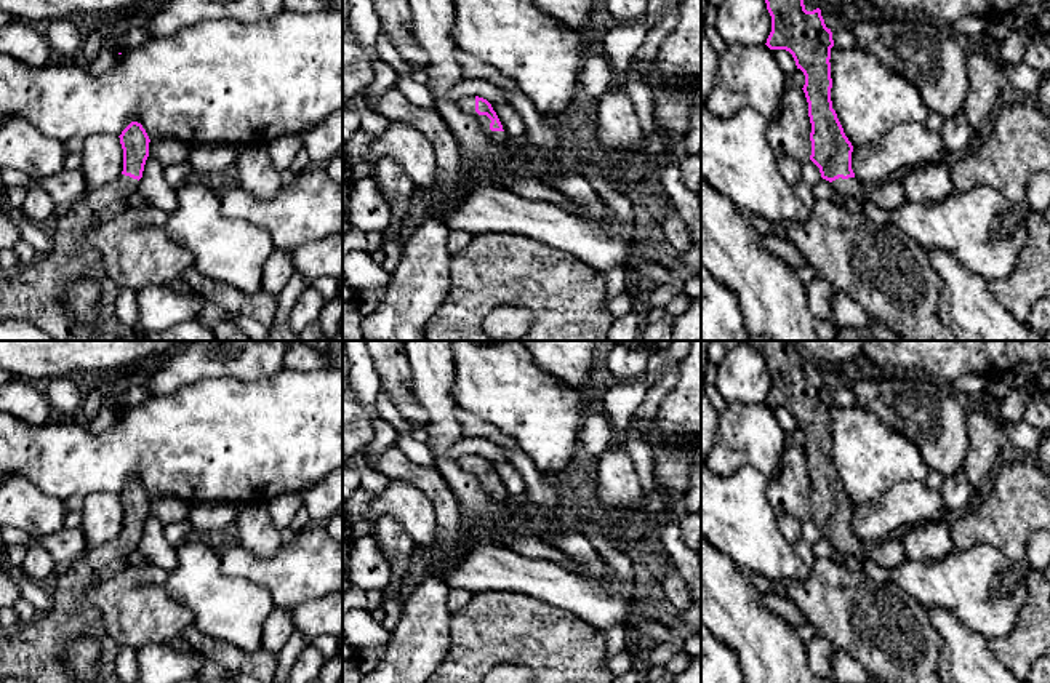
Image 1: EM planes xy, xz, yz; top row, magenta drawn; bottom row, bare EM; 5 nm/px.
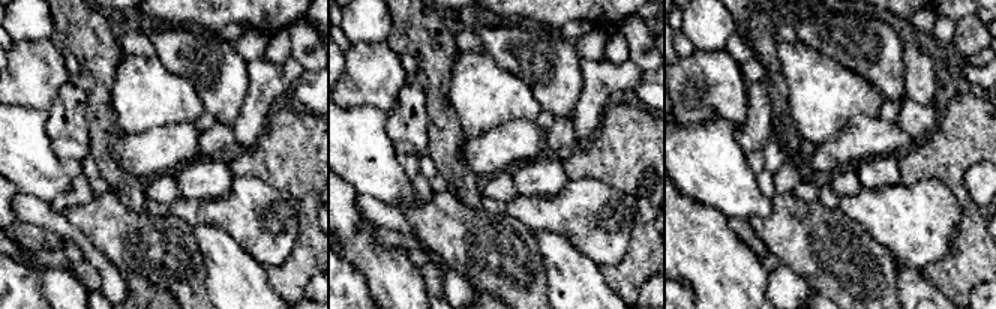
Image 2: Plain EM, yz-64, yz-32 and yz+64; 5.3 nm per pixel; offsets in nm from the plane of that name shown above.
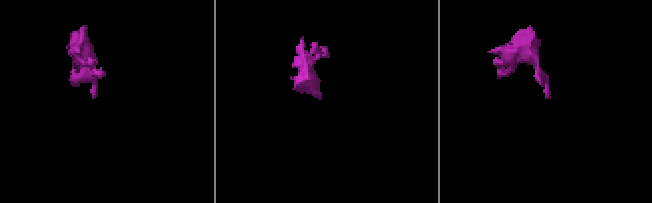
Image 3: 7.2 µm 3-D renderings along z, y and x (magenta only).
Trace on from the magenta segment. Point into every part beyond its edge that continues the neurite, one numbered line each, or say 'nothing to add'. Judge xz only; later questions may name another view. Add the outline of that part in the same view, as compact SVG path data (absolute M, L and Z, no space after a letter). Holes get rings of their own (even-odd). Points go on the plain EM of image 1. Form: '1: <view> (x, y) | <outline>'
1: xz (466, 461) | M463 454L458 459L458 464L461 465L463 470L469 472L482 486L482 489L491 496L496 501L504 501L507 497L504 489L491 489L490 481L491 478L487 473L479 473L475 470L475 456L474 454Z

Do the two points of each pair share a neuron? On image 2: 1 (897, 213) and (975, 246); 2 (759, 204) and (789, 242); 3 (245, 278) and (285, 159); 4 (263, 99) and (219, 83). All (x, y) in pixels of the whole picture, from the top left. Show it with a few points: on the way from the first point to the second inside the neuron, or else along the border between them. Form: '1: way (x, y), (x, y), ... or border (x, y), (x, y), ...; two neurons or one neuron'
1: border (959, 201), (960, 221), (950, 251), (929, 263); two neurons
2: border (771, 197), (771, 212), (749, 219); two neurons
3: border (264, 269), (269, 284), (278, 293); two neurons
4: border (246, 63), (248, 93), (242, 111), (233, 125); two neurons

